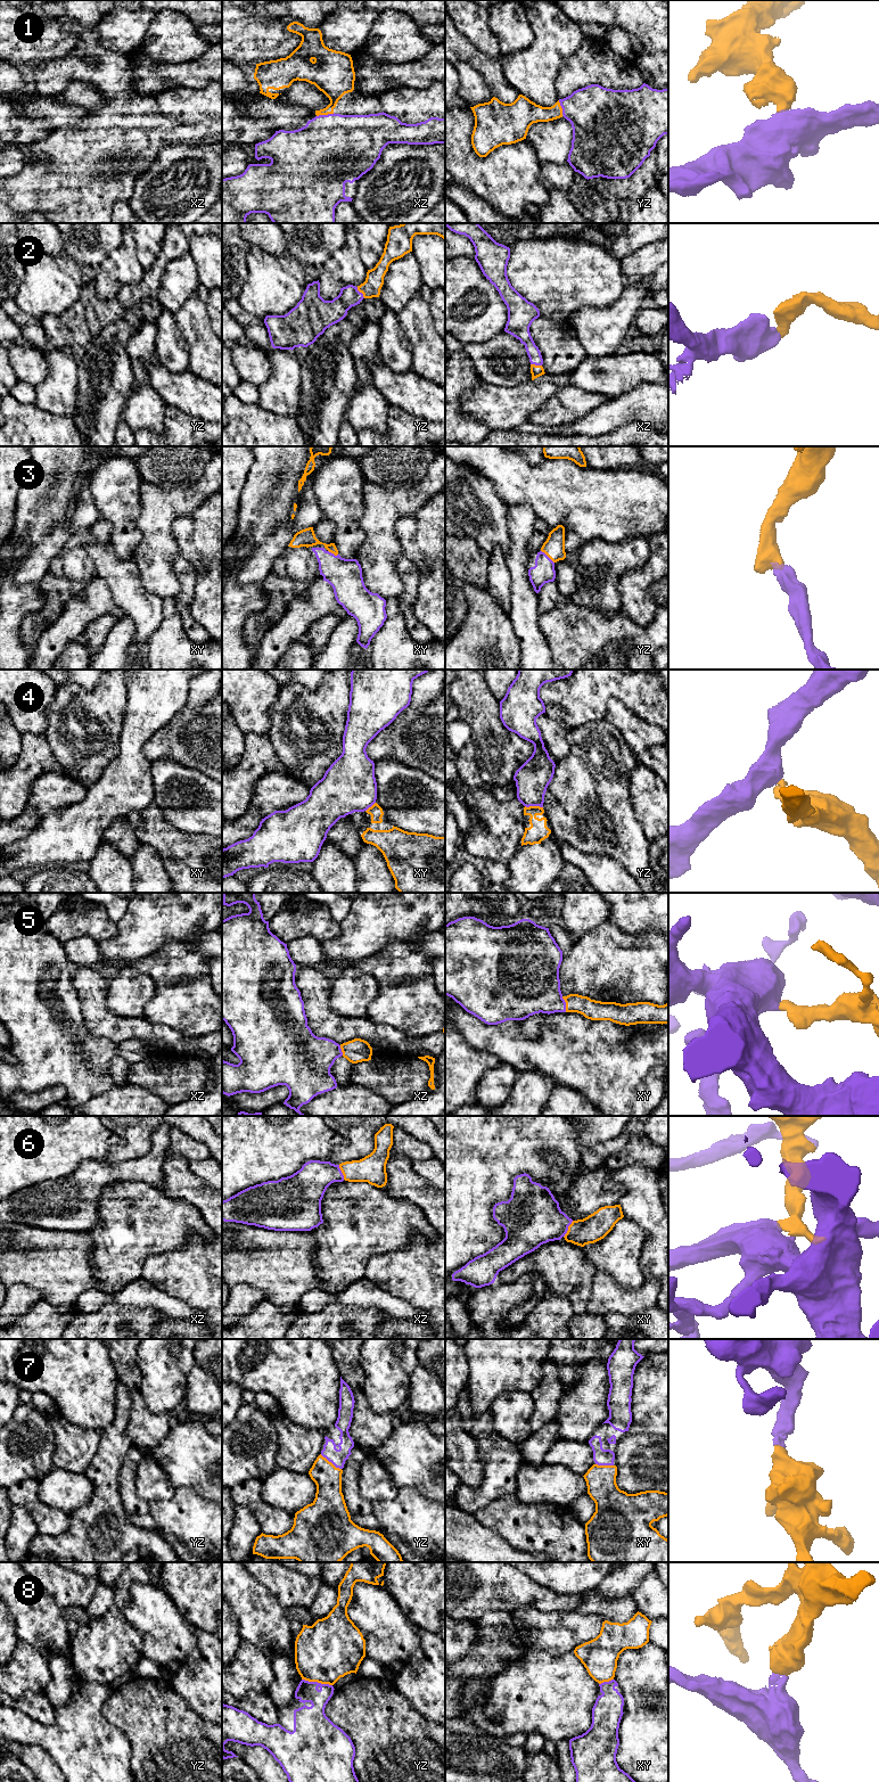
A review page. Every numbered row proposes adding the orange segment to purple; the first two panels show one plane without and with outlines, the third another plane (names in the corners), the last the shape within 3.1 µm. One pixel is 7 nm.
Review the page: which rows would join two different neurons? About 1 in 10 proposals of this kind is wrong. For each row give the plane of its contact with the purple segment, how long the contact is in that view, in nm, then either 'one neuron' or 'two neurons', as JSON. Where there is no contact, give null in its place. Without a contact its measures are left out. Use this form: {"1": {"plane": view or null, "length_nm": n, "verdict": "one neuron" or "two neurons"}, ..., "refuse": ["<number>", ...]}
{"1": {"plane": "xz", "length_nm": 130, "verdict": "one neuron"}, "2": {"plane": "yz", "length_nm": 100, "verdict": "one neuron"}, "3": {"plane": "yz", "length_nm": 130, "verdict": "one neuron"}, "4": {"plane": "yz", "length_nm": 130, "verdict": "two neurons"}, "5": {"plane": "xy", "length_nm": 120, "verdict": "one neuron"}, "6": {"plane": "xy", "length_nm": 140, "verdict": "one neuron"}, "7": {"plane": "yz", "length_nm": 190, "verdict": "one neuron"}, "8": {"plane": "yz", "length_nm": 220, "verdict": "two neurons"}, "refuse": ["4", "8"]}

